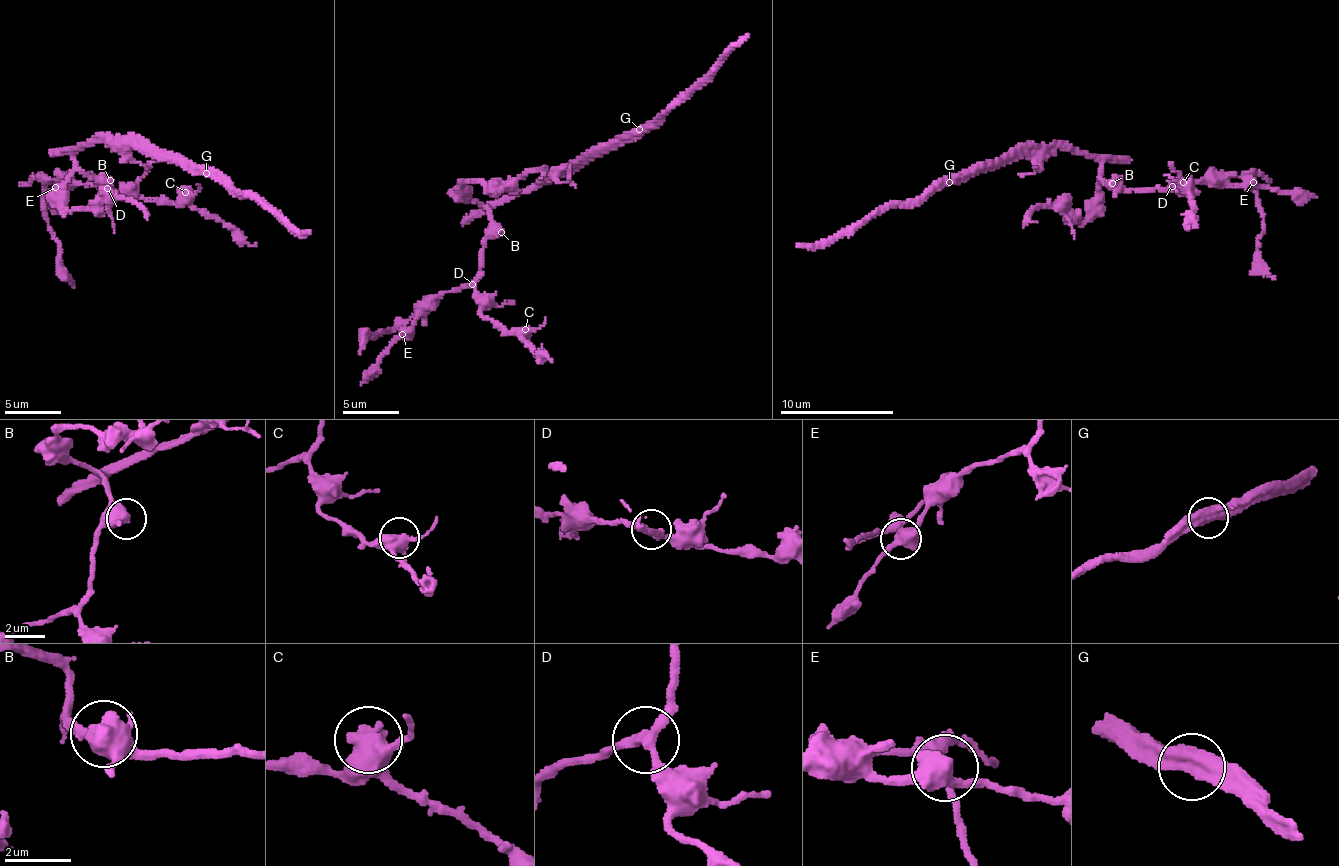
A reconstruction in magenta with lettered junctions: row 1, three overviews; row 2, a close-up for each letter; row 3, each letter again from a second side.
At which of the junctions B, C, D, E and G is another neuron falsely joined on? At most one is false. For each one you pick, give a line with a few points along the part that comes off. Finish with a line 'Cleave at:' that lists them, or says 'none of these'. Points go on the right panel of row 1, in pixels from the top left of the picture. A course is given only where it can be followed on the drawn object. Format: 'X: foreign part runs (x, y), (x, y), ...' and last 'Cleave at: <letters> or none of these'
G: foreign part runs (948, 183), (943, 182), (913, 200), (891, 203), (815, 245), (796, 247)
Cleave at: G

